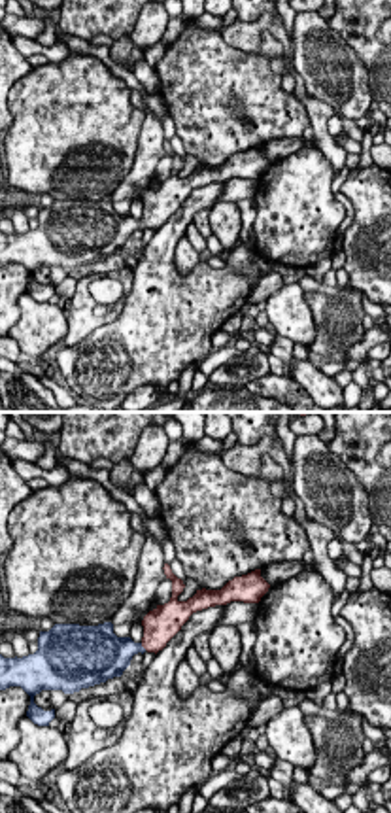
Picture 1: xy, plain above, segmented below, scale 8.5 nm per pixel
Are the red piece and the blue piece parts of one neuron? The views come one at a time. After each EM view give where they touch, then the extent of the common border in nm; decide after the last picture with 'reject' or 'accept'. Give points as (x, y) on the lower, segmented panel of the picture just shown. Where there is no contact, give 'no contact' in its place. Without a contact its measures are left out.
(144, 647) | 80 nm

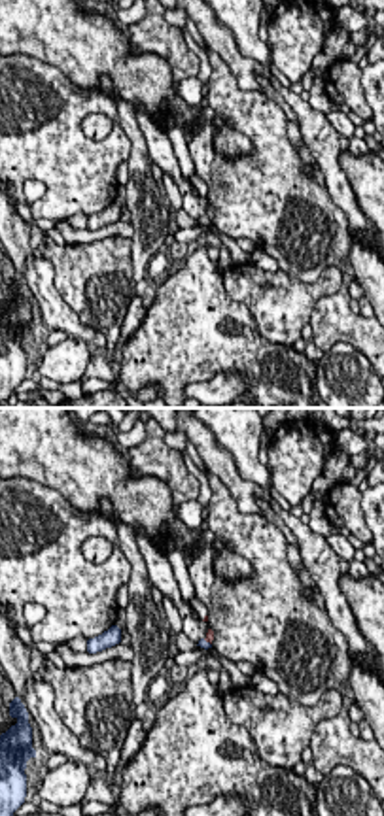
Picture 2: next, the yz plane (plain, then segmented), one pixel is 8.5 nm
(207, 641) | 100 nm

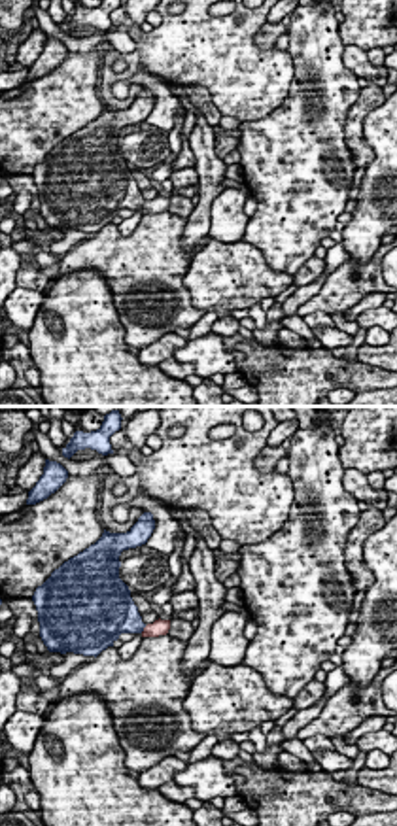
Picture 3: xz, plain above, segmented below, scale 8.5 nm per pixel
(144, 630) | 80 nm

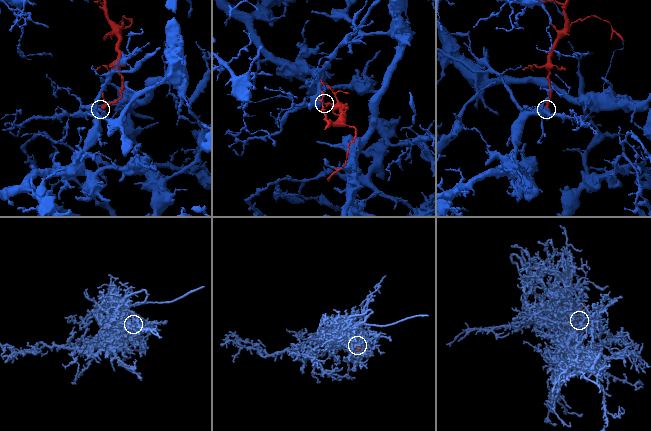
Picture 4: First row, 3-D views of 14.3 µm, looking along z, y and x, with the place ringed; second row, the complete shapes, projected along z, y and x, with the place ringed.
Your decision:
accept

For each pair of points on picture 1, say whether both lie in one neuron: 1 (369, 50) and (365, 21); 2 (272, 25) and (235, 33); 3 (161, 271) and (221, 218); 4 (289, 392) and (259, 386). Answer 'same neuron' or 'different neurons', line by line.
1: same neuron
2: same neuron
3: different neurons
4: same neuron

